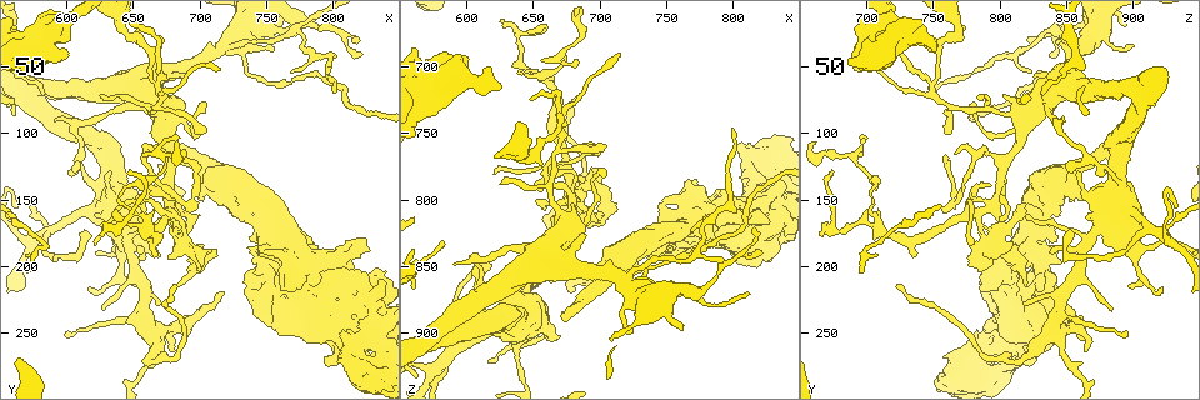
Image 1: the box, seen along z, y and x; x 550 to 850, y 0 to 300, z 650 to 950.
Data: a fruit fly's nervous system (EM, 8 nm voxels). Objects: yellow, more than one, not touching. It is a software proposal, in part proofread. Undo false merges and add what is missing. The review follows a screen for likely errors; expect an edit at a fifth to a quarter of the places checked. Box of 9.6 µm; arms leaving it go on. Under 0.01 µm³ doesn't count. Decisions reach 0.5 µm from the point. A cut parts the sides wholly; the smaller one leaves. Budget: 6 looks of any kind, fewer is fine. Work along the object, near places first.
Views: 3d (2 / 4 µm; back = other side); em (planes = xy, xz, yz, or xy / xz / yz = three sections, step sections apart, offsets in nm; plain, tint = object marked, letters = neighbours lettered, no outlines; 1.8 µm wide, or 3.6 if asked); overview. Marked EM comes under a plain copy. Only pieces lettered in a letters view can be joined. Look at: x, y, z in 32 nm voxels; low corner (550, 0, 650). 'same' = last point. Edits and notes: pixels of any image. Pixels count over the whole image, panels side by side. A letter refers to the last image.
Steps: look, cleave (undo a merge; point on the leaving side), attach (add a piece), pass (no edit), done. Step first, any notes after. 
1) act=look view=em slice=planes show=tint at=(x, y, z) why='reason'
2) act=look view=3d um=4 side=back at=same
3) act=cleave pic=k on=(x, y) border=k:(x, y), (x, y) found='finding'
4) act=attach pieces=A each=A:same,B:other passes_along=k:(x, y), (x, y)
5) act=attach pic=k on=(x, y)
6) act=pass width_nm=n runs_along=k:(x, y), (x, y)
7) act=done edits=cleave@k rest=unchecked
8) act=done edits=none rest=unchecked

act=look view=3d um=4 at=(572, 206, 694)

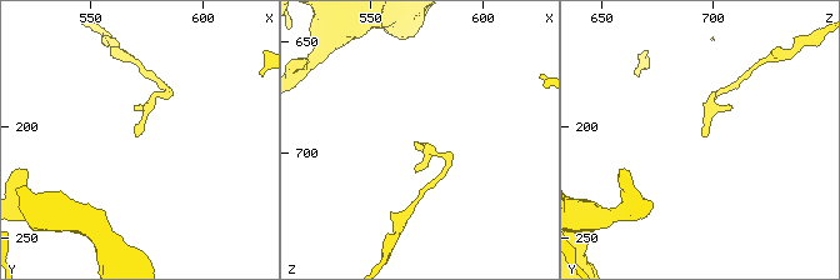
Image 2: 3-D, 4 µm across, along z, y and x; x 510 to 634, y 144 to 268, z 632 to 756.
act=look view=em slice=xy step=4 show=letters at=(571, 206, 695)

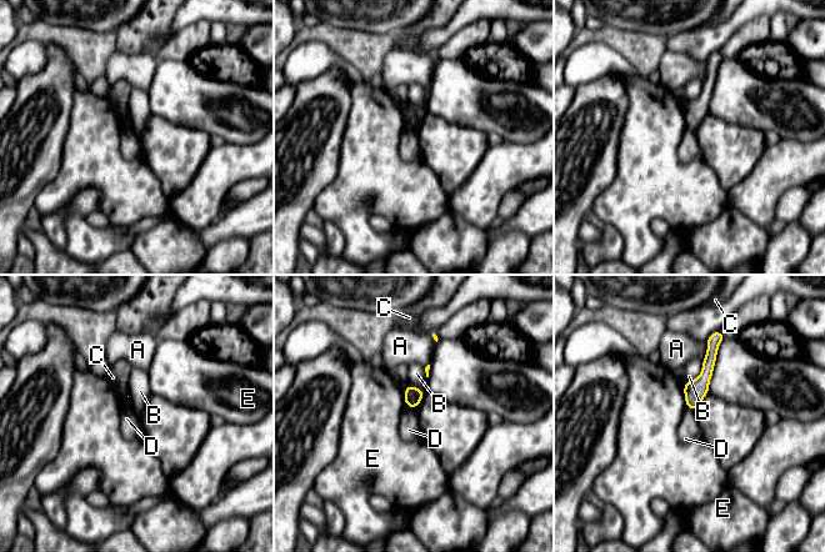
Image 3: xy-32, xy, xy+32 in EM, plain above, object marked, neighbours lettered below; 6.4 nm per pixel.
act=look view=em slice=planes show=letters at=same why='another direction'

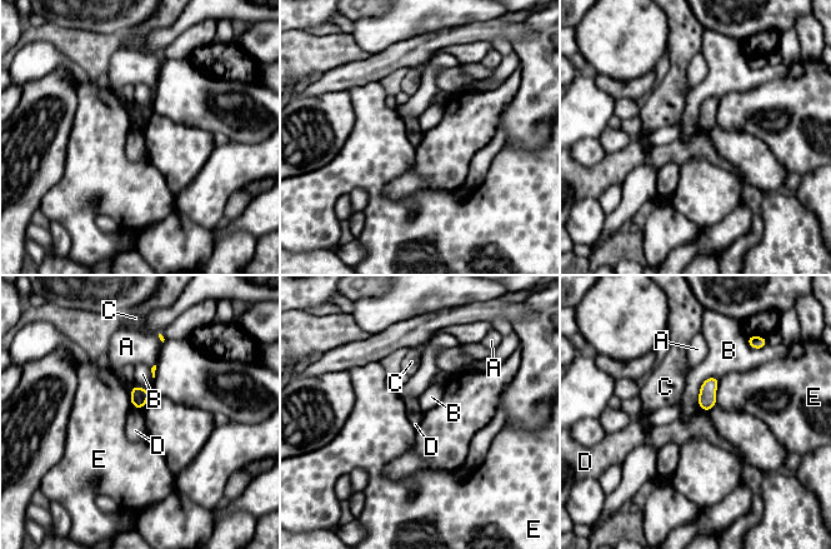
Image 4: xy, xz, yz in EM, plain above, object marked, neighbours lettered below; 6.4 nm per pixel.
act=pass width_nm=110 each=A:other,B:other,C:other,D:other,E:other border=4:(133, 405), (141, 409) found='no lettered piece goes on from it'

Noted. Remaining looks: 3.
act=look view=em slice=planes show=letters at=(644, 26, 768) why='calibre changes'

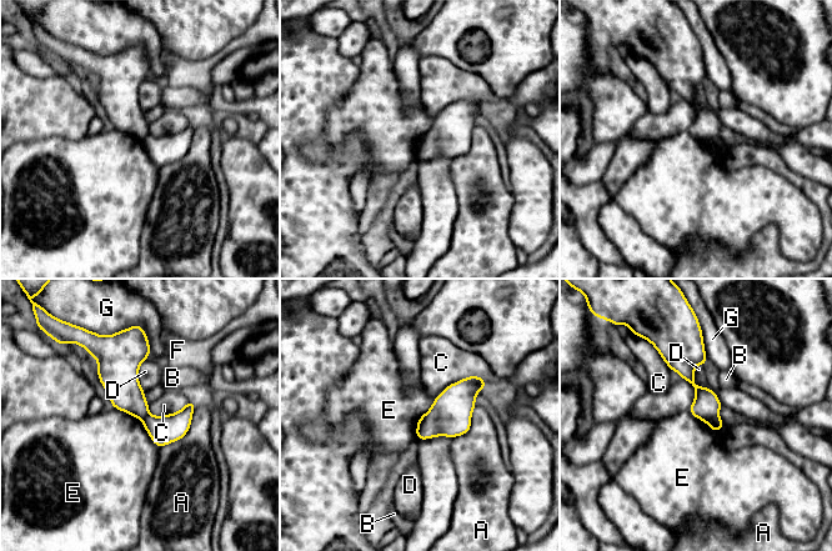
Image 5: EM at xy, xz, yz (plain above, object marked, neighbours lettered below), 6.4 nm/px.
act=cleave pic=5 on=(706, 405) width_nm=180 each=A:other,B:other,C:other,D:other,E:other,F:other,G:other border=5:(717, 416), (703, 420) found='two neurons meet here'

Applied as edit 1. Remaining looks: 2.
act=done edits=cleave@5 rest=unchecked

